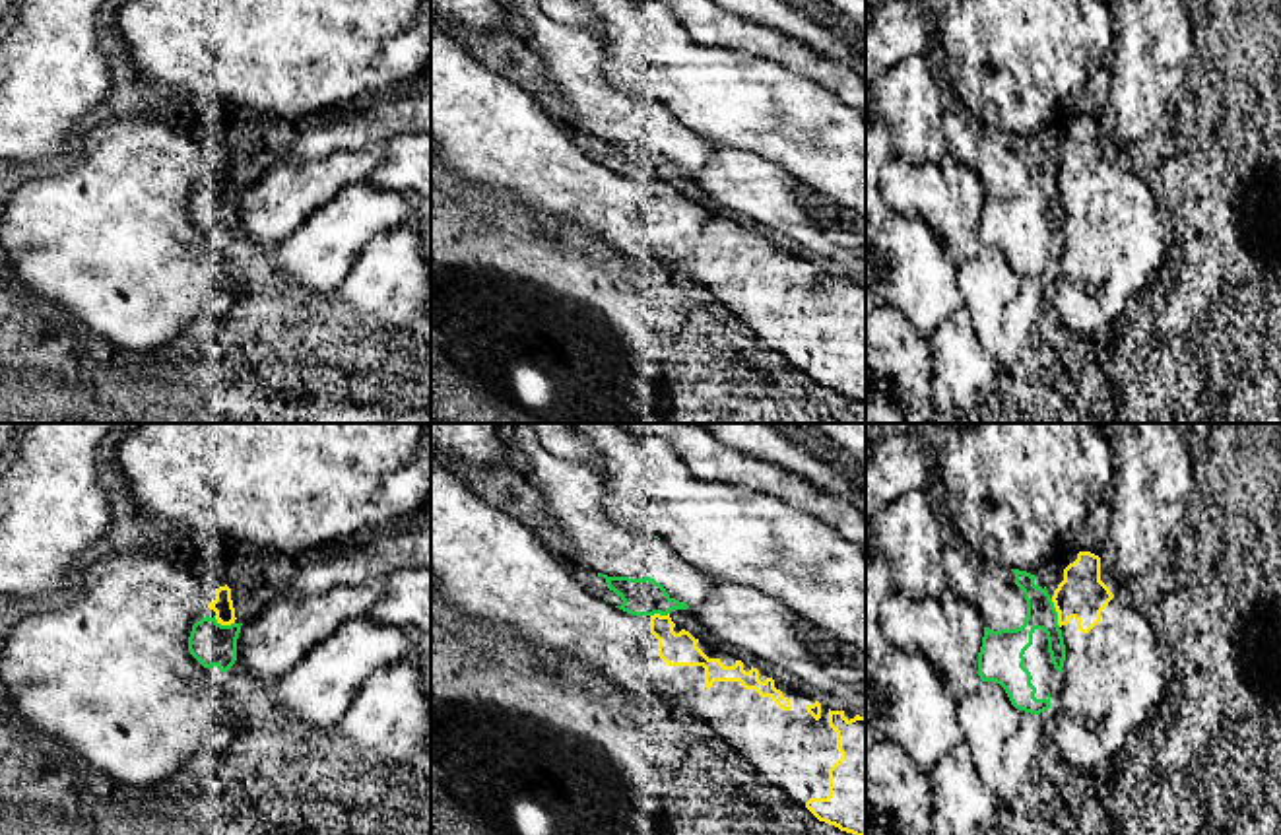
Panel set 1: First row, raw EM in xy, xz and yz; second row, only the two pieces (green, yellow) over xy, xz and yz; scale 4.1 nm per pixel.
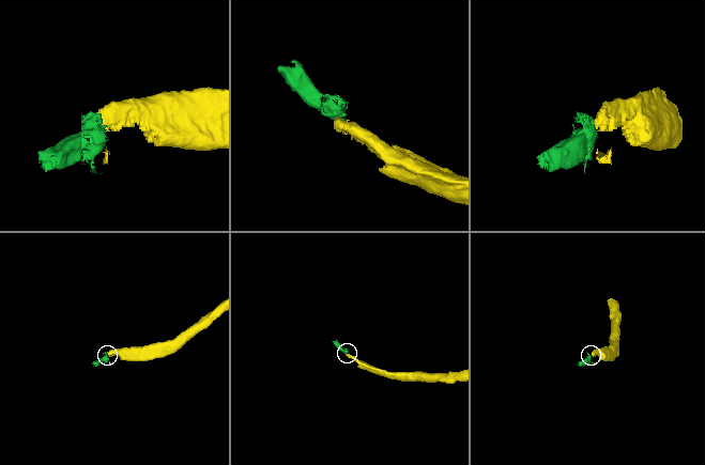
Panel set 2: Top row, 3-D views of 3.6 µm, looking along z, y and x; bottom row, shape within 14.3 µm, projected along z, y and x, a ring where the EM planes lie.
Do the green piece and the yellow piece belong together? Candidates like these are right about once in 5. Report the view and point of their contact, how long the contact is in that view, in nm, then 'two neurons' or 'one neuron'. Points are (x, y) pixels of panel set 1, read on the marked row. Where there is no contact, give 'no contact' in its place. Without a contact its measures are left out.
contact yz (1056, 612); length 130 nm; two neurons

